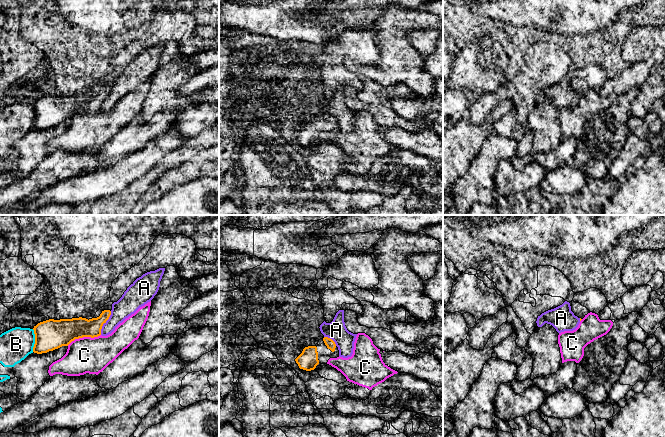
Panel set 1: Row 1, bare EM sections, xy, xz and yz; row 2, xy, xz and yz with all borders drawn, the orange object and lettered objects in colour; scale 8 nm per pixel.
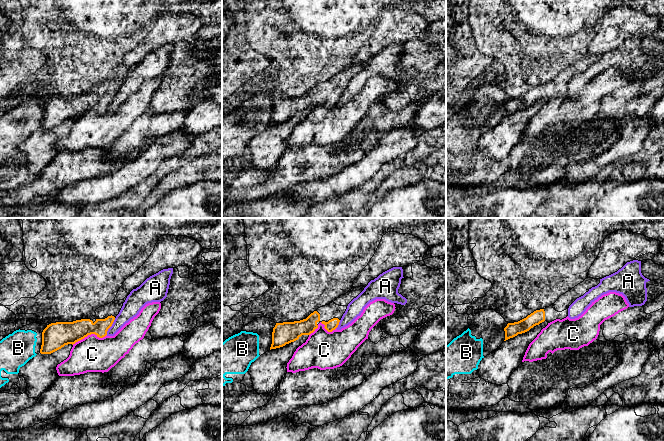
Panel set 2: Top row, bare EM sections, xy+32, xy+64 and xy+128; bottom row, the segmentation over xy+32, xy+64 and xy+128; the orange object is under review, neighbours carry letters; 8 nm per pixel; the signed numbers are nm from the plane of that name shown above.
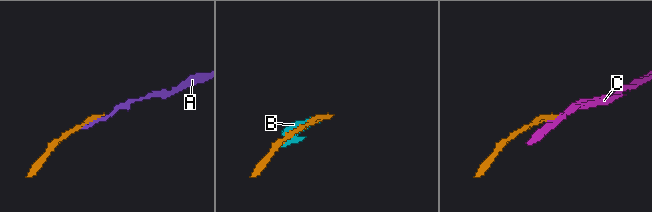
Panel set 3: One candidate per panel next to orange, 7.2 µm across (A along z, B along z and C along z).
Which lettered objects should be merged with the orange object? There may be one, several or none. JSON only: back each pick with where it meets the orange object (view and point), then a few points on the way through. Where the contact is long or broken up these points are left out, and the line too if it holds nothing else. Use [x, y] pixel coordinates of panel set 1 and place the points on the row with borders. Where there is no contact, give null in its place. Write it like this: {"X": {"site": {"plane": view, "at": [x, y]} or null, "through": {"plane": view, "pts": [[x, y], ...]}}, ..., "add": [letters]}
{"add": []}

